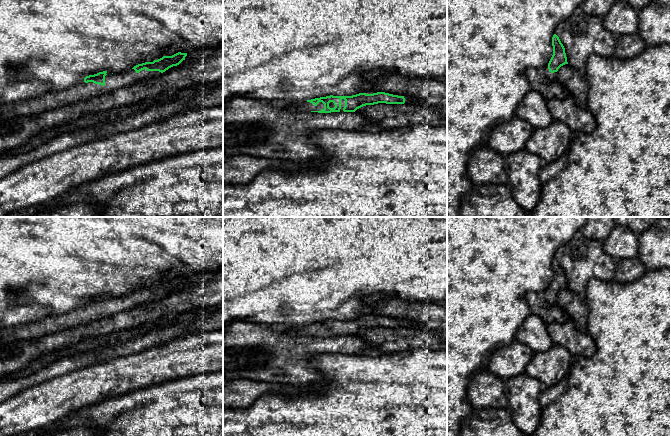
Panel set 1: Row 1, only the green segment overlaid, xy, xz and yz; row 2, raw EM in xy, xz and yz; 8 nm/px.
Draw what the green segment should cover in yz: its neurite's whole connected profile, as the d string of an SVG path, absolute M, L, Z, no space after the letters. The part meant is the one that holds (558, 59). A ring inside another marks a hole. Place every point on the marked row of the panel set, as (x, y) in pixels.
M554 34L552 37L552 46L553 46L553 55L549 63L543 68L545 76L549 80L557 80L557 71L558 69L568 64L567 57L565 53L565 48L561 43L559 37Z

